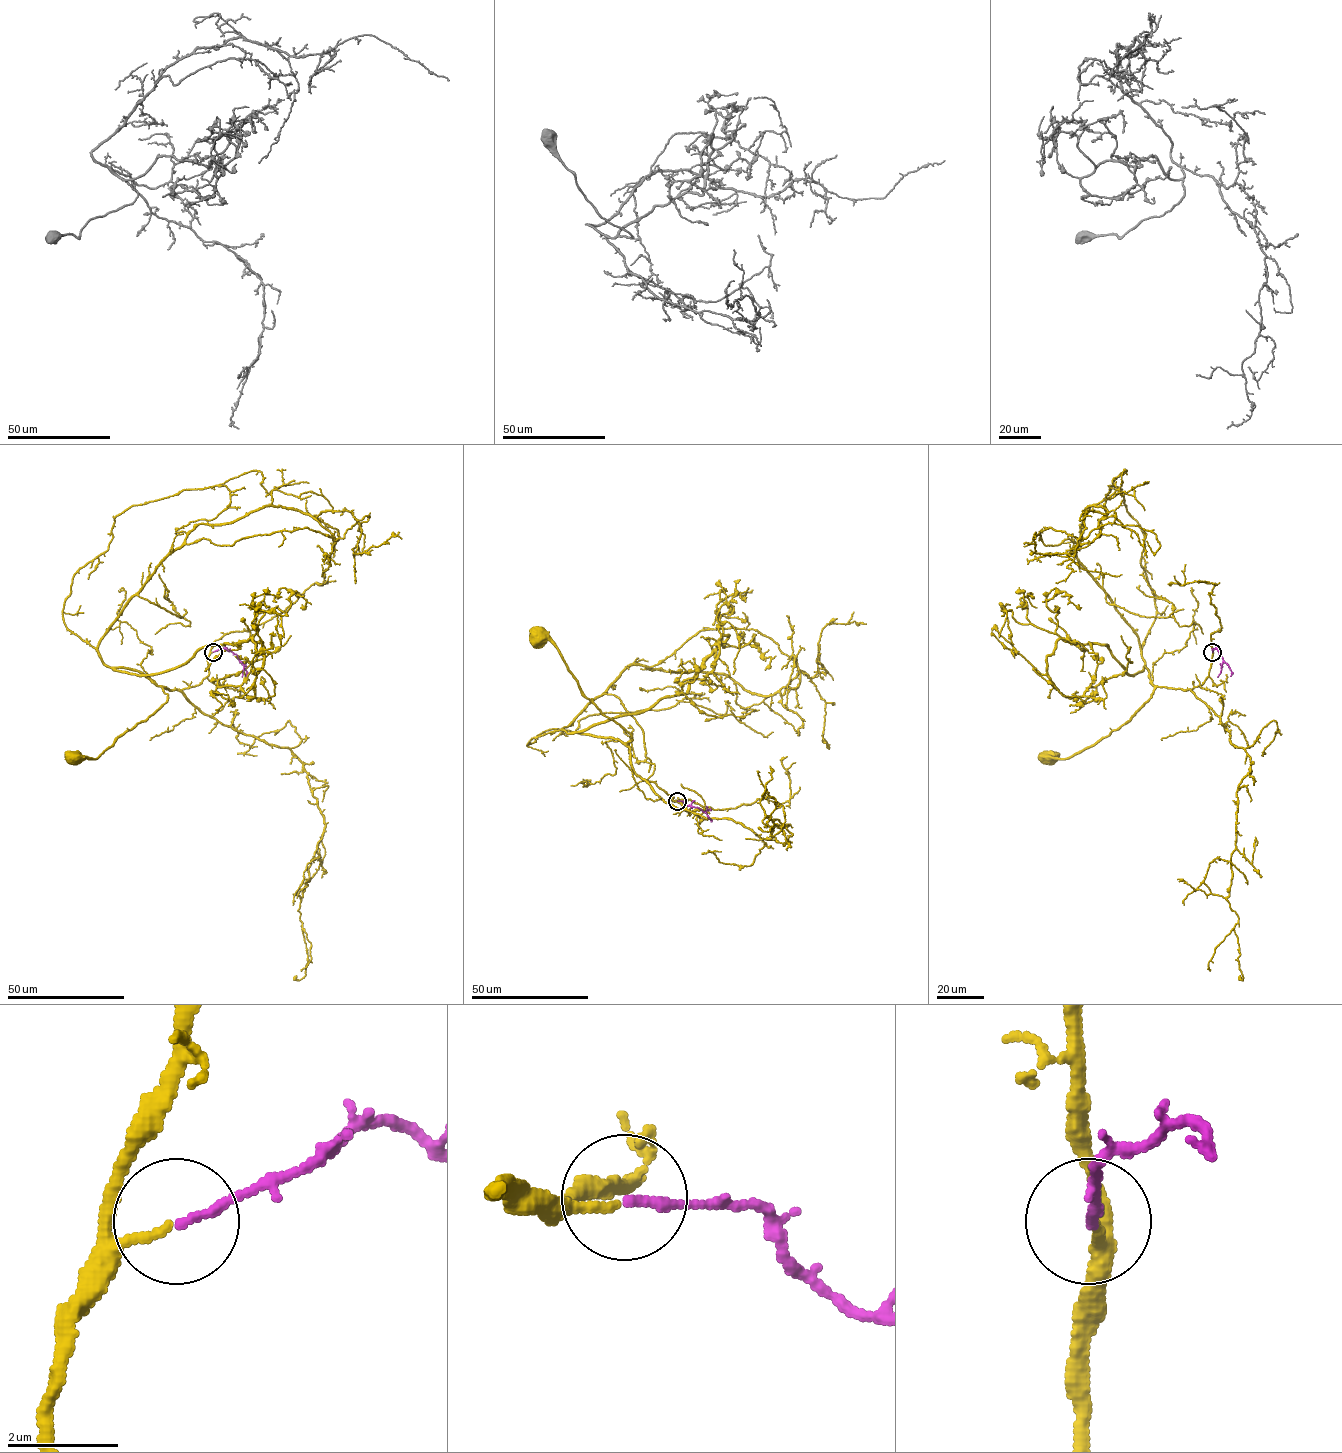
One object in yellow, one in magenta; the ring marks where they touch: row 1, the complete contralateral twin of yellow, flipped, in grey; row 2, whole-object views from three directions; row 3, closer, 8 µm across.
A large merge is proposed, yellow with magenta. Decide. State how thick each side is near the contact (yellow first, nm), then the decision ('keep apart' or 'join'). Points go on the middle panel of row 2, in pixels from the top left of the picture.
160 nm thick on the yellow side, 150 nm on the other; join

